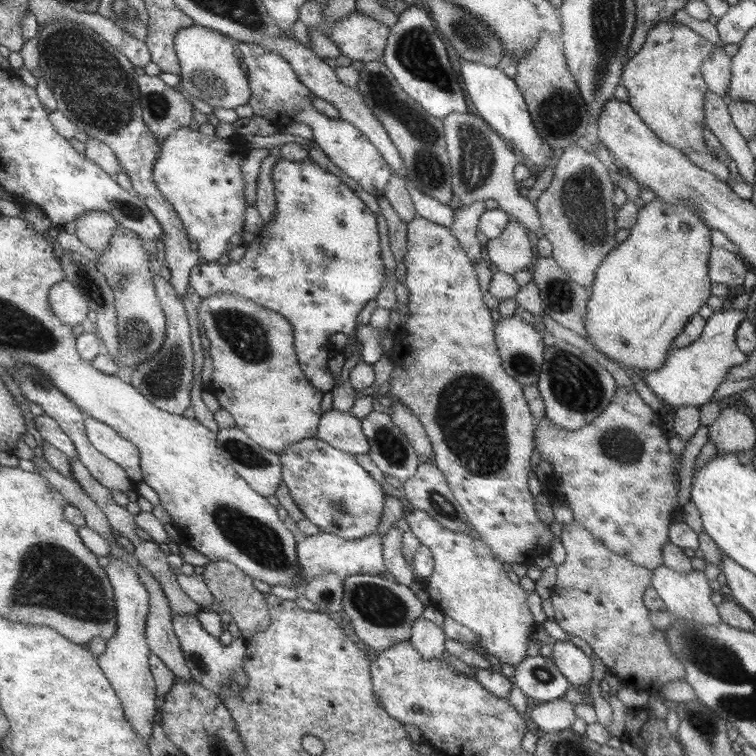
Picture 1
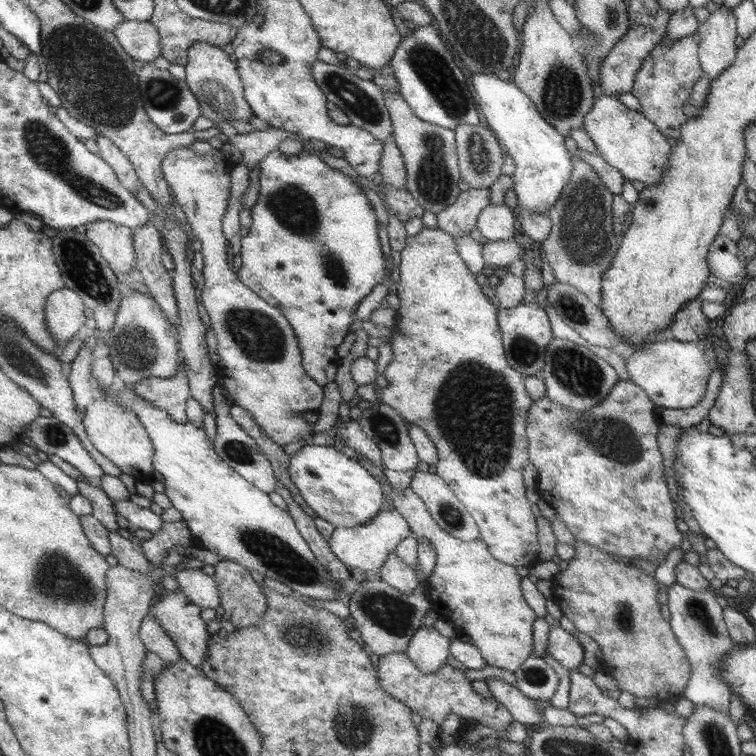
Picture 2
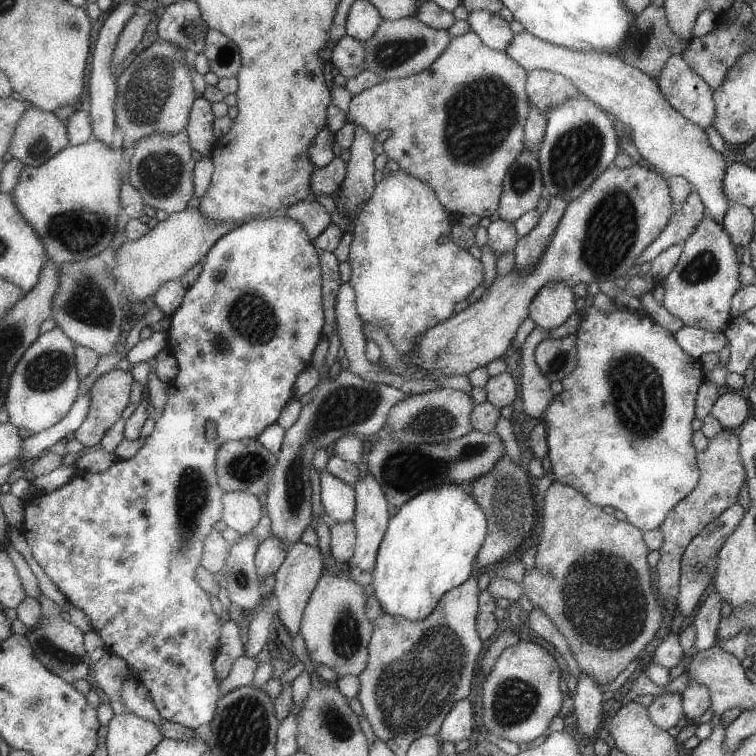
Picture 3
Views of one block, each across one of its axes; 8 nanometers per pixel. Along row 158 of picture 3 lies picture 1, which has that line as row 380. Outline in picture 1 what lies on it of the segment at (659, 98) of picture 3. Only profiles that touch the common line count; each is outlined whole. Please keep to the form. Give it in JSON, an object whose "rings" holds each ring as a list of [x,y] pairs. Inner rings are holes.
{"rings":[[[731,308],[713,313],[706,319],[705,327],[697,340],[683,348],[670,350],[669,358],[661,368],[639,372],[641,380],[668,409],[679,406],[701,407],[707,404],[716,388],[726,380],[727,371],[748,359],[736,346],[736,331],[746,319],[745,312],[746,310]]]}

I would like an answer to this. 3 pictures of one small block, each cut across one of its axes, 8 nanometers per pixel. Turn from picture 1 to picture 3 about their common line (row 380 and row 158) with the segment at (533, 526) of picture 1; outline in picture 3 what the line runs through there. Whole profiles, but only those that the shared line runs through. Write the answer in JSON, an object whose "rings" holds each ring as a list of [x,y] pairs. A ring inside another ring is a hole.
{"rings":[[[469,31],[468,33],[456,36],[450,39],[445,50],[425,69],[408,77],[398,79],[384,79],[359,95],[351,97],[346,116],[351,122],[361,128],[364,128],[369,134],[375,136],[383,130],[389,130],[391,134],[382,143],[384,153],[388,158],[398,164],[398,168],[405,171],[412,177],[417,177],[420,181],[424,181],[430,187],[435,189],[440,203],[453,214],[461,214],[462,216],[479,216],[479,218],[488,217],[497,210],[497,200],[501,192],[501,180],[508,172],[509,165],[516,159],[516,156],[524,148],[524,124],[528,111],[528,95],[527,95],[527,70],[520,64],[517,64],[507,53],[489,48],[485,45],[477,33]]]}

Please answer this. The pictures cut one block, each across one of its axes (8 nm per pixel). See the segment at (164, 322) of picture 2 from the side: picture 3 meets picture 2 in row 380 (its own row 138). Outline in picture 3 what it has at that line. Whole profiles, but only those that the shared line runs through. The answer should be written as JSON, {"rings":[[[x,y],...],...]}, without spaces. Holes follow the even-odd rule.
{"rings":[[[158,40],[139,52],[137,57],[119,74],[114,98],[114,121],[116,126],[123,130],[123,148],[133,146],[144,136],[153,133],[172,135],[187,126],[188,112],[196,97],[191,85],[192,70],[186,64],[186,59],[191,59],[191,57],[185,50],[173,43]]]}

